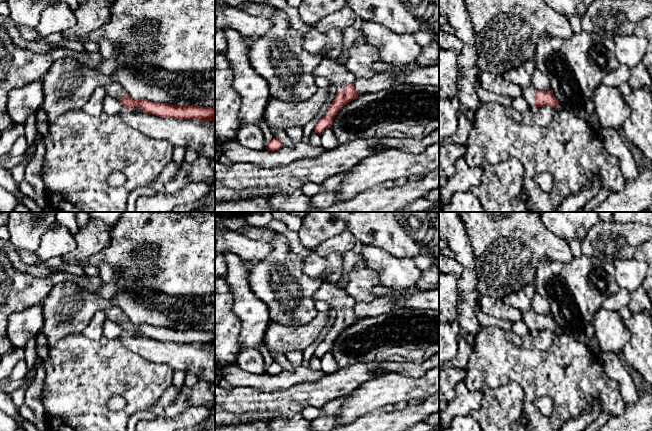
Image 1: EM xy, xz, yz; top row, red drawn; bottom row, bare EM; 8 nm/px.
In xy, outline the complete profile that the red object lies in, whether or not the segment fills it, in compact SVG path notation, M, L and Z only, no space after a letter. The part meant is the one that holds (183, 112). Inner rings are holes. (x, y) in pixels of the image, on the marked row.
M116 82L104 85L107 95L119 100L126 109L139 107L144 113L153 114L162 118L176 118L180 120L198 119L201 122L215 121L215 108L197 105L172 105L152 102L149 100L134 100L125 88Z

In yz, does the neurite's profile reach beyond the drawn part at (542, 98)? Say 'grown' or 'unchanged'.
grown

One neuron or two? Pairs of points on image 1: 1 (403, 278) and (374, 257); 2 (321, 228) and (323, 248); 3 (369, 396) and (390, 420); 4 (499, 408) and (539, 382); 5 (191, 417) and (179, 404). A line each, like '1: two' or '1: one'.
1: one
2: two
3: two
4: two
5: two

